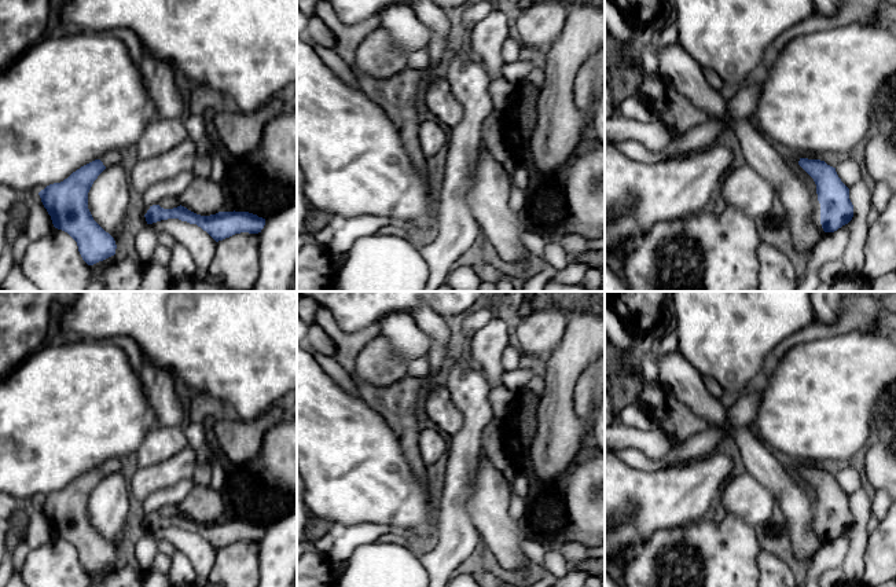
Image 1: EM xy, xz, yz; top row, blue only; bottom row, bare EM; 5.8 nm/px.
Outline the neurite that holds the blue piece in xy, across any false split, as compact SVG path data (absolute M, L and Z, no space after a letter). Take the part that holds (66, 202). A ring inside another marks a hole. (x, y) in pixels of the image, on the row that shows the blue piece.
M118 150L107 151L60 183L47 186L38 192L55 228L67 232L78 246L82 260L93 265L115 254L115 241L92 217L88 192L98 176L109 166L121 162Z

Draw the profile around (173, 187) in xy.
M192 170L181 172L177 176L151 186L142 194L146 205L158 205L164 198L179 197L194 180Z

